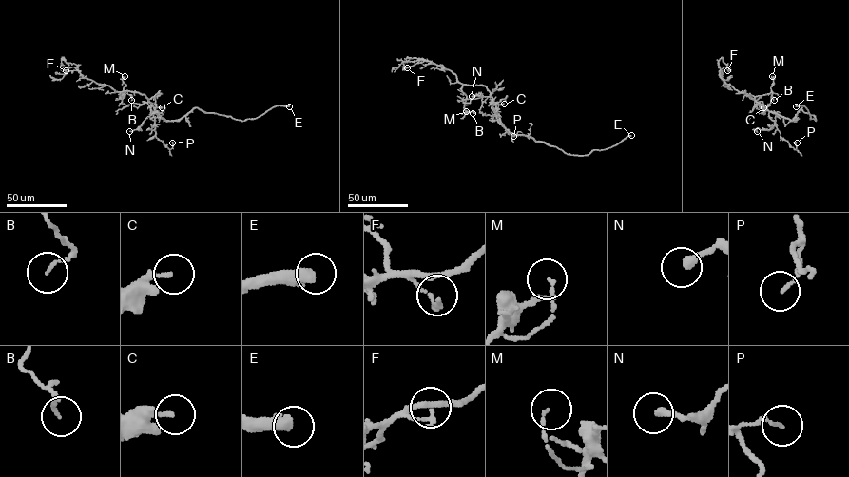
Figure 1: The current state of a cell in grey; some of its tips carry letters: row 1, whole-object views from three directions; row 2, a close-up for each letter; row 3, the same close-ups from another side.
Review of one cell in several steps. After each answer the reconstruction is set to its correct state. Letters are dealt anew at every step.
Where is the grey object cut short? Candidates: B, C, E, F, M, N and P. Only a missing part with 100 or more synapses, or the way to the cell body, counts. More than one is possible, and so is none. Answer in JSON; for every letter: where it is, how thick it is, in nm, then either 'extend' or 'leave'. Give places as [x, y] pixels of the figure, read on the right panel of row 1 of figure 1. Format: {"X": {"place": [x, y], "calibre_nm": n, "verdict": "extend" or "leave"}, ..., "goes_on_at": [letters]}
{"B": {"place": [774, 100], "calibre_nm": 100, "verdict": "leave"}, "C": {"place": [763, 107], "calibre_nm": 200, "verdict": "leave"}, "E": {"place": [796, 106], "calibre_nm": 440, "verdict": "extend"}, "F": {"place": [727, 70], "calibre_nm": 140, "verdict": "leave"}, "M": {"place": [772, 76], "calibre_nm": 100, "verdict": "leave"}, "N": {"place": [757, 131], "calibre_nm": 280, "verdict": "leave"}, "P": {"place": [797, 143], "calibre_nm": 90, "verdict": "leave"}, "goes_on_at": ["E"]}

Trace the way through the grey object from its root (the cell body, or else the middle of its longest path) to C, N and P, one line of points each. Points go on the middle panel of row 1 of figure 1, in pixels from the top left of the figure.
C: (499, 117), (496, 104), (504, 104)
N: (499, 117), (496, 114), (481, 112), (482, 97), (472, 96)
P: (499, 117), (494, 108), (498, 122), (513, 136)

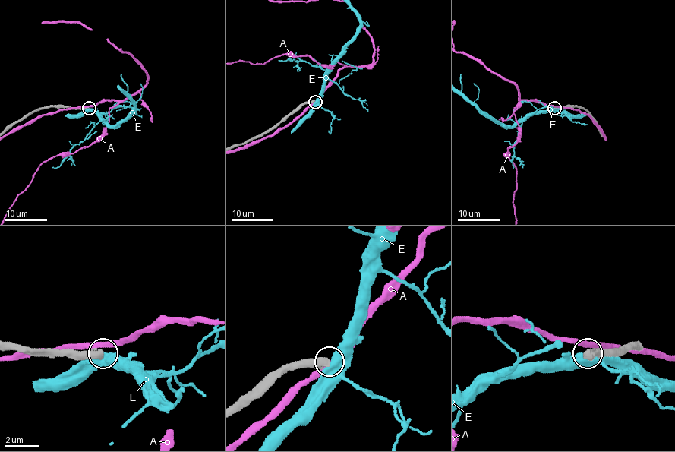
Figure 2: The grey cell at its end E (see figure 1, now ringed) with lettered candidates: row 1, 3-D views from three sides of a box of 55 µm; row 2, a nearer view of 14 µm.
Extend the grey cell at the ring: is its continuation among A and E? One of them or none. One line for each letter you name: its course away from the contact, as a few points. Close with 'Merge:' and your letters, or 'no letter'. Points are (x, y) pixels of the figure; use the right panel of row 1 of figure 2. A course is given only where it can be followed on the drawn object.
Merge: no letter

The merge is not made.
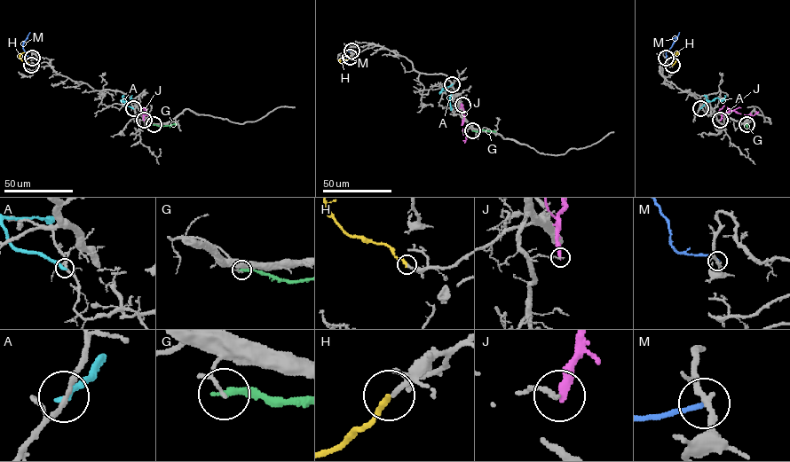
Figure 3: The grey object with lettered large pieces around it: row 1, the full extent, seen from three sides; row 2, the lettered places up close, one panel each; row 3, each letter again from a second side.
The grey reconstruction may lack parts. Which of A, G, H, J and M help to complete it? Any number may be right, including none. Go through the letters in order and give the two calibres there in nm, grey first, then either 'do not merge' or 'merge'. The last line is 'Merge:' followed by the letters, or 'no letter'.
A: 180/240 nm | do not merge
G: 90/280 nm | do not merge
H: 200/240 nm | merge
J: 120/340 nm | do not merge
M: 180/190 nm | do not merge
Merge: H

